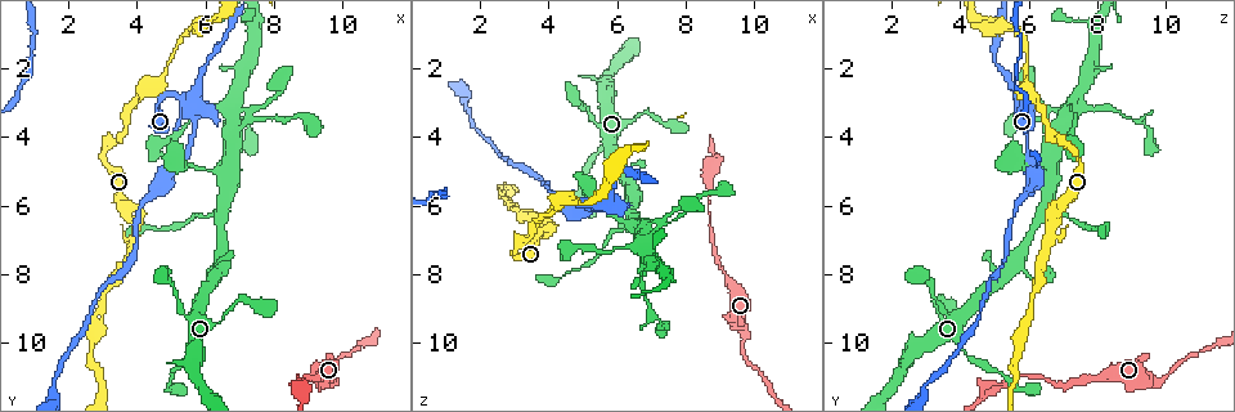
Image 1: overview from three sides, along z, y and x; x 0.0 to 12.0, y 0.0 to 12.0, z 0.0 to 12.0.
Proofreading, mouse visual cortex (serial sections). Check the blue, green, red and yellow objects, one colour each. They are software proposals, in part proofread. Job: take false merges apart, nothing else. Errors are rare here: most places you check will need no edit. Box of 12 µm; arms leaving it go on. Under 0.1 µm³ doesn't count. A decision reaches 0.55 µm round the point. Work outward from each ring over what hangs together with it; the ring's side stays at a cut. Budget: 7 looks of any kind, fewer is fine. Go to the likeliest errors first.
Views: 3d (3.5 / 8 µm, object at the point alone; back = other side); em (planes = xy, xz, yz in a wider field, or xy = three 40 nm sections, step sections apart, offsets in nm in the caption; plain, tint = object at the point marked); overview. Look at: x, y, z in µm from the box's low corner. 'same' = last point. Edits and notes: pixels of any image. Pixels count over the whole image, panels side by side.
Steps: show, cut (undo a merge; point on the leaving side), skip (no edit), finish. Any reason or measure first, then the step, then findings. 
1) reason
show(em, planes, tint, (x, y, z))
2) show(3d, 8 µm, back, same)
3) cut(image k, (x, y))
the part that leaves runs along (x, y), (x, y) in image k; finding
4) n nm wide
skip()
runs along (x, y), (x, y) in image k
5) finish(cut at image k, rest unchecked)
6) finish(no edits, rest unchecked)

thin neck
show(3d, 3.5 µm, (3.8, 6.8, 6.8))

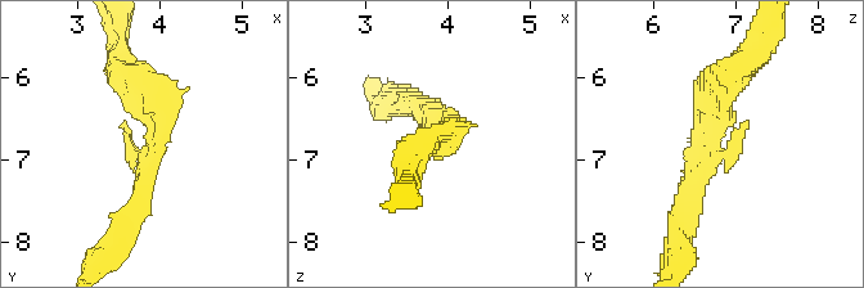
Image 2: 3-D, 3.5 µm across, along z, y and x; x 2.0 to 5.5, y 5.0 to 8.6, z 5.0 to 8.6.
arms of 200, 300 nm
show(em, xy, step 3, tint, (3.85, 6.70, 6.80))

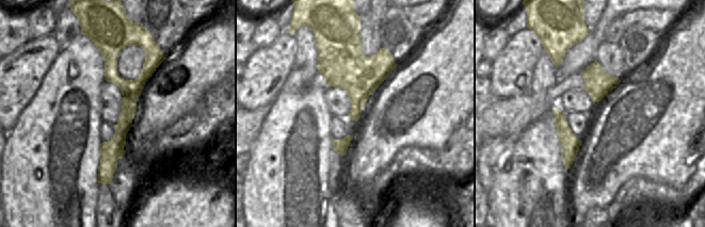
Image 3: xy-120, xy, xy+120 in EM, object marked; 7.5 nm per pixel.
skip()
runs along (745, 64), (682, 206) in image 2; continuous, no second cell

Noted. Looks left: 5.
sharp bend
show(3d, 3.5 µm, (9.7, 11.2, 9.7))

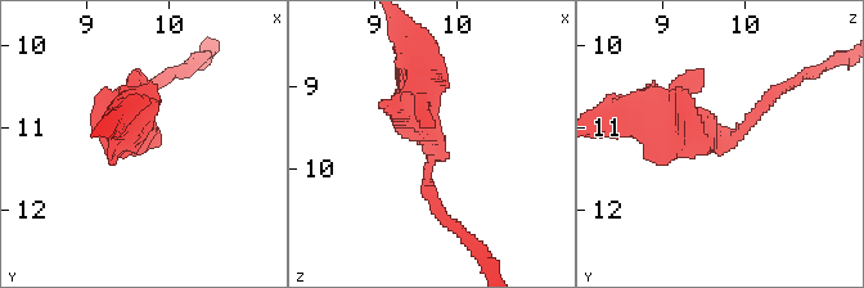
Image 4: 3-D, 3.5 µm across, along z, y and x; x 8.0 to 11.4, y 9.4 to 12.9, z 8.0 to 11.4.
arms of 200, 450 nm; shape alone is not enough
show(em, xy, step 3, tint, (9.70, 11.20, 9.85))

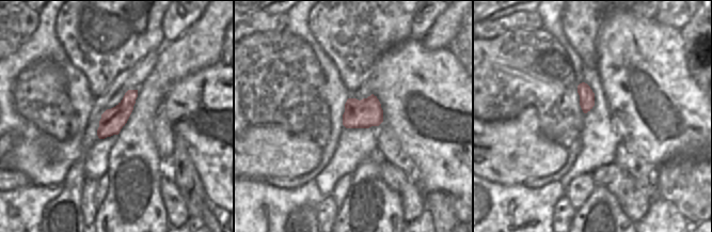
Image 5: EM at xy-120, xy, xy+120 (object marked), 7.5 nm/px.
cut it another way
show(em, xy, step 2, tint, same)

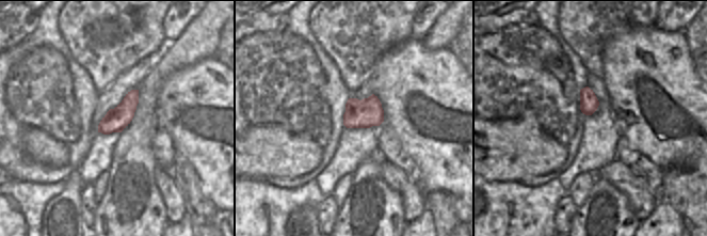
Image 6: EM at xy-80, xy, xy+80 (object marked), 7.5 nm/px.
skip()
runs along (653, 108), (729, 144), (788, 85) in image 4; one cell here

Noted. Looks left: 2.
three arms meet
show(3d, 3.5 µm, (6.5, 6.1, 6.5))

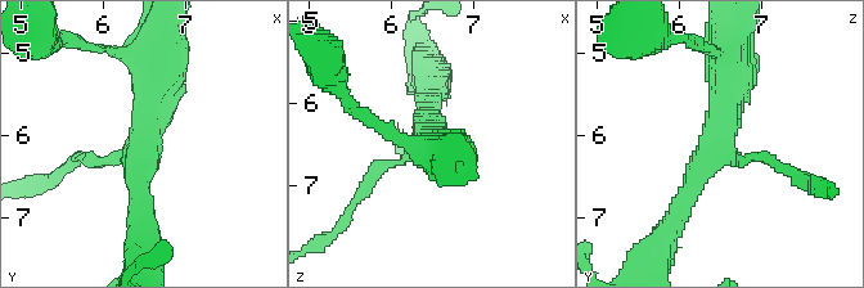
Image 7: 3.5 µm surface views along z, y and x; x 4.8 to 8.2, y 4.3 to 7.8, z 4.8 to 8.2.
skip()
runs along (670, 224), (716, 142), (727, 66) in image 7; all the same cell

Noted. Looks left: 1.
finish(no edits, rest unchecked)

